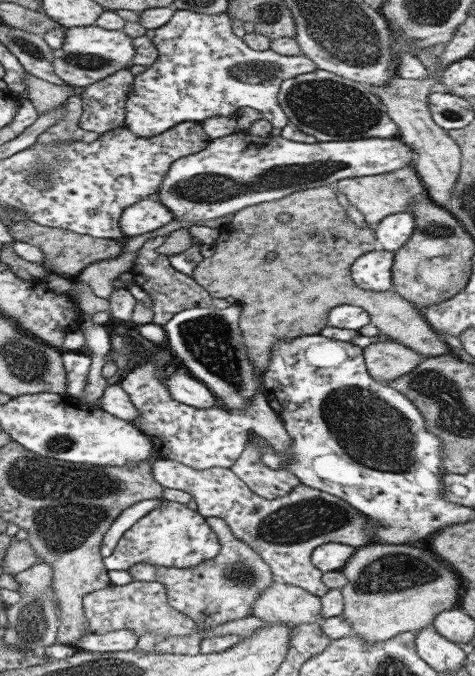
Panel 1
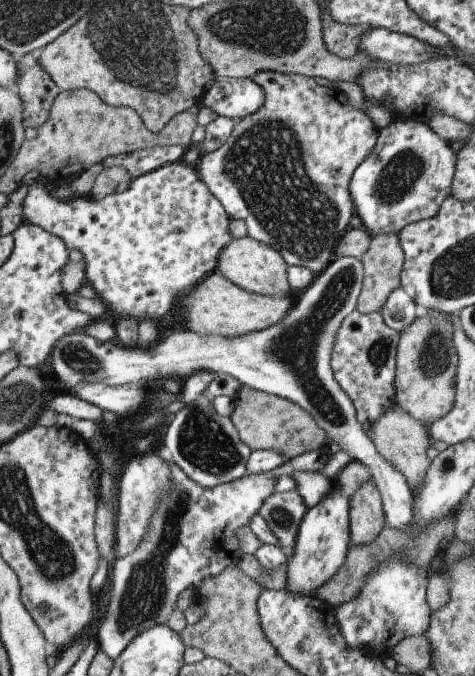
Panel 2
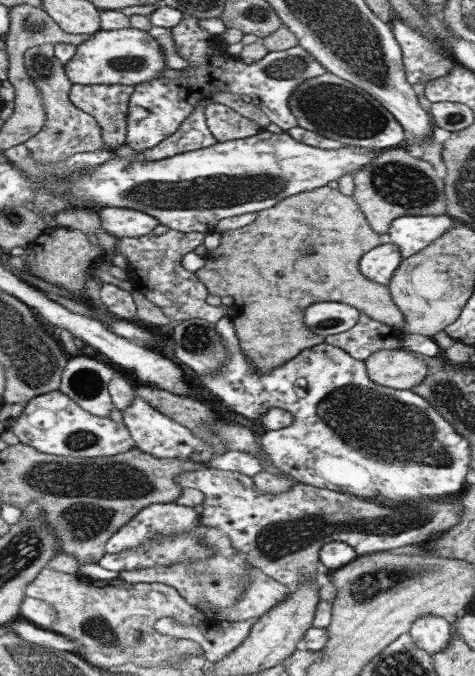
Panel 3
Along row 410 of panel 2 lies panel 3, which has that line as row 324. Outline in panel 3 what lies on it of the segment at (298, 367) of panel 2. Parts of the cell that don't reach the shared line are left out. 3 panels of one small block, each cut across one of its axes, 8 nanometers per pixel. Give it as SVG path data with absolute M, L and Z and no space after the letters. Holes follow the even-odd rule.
M320 301L304 311L304 324L315 335L323 337L340 334L358 323L360 312L340 301Z

